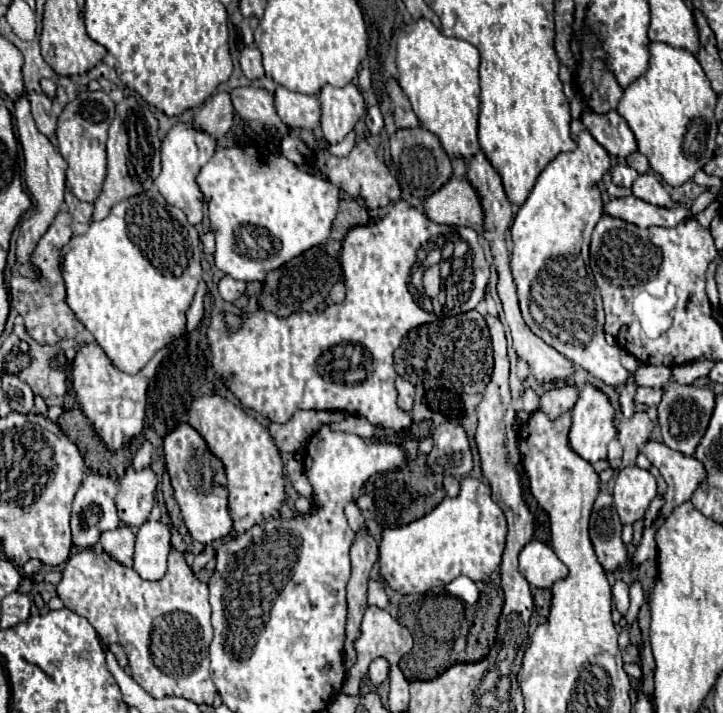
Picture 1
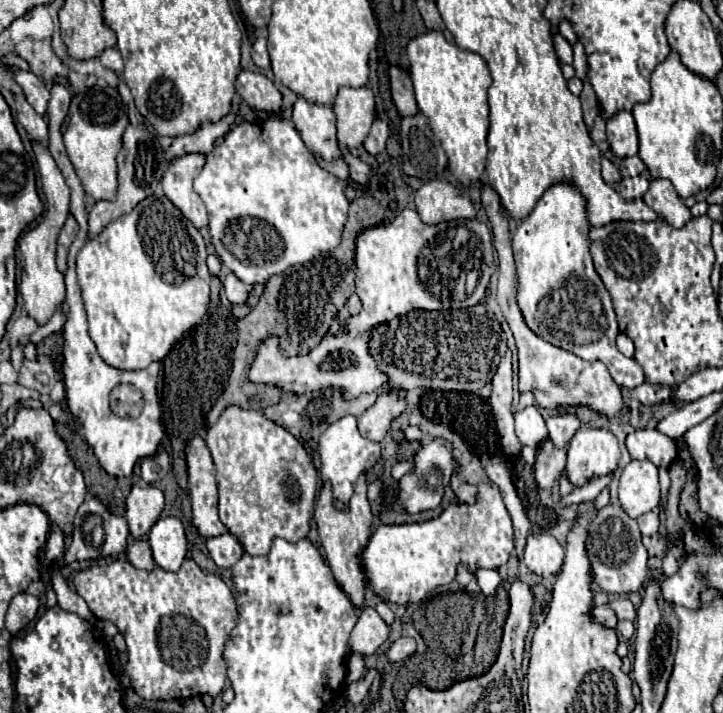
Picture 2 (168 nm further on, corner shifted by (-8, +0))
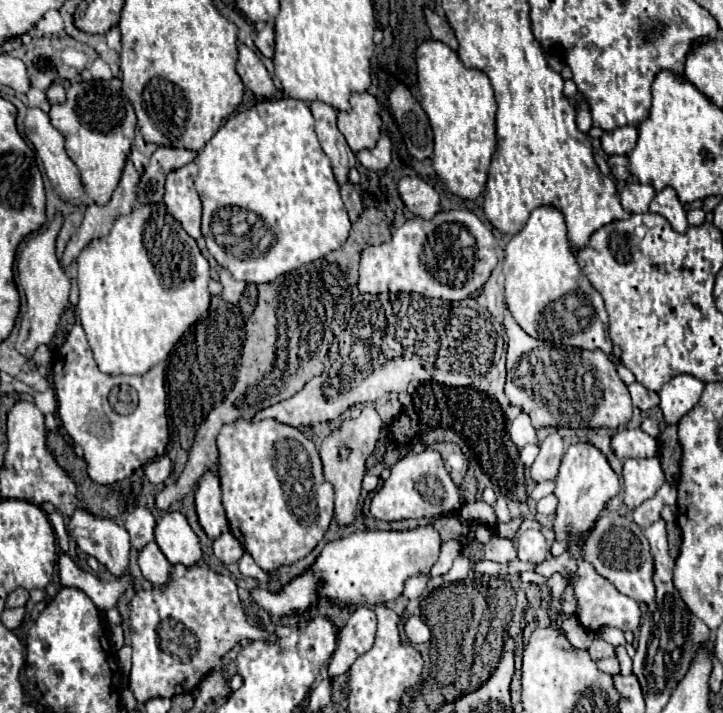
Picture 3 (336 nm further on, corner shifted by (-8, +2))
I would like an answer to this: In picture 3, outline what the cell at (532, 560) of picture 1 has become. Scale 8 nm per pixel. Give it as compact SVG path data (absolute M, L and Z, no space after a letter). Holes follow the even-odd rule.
M528 528L528 530L520 532L516 550L518 550L518 558L522 562L532 562L532 564L544 562L550 556L550 544L546 542L544 534L536 528Z

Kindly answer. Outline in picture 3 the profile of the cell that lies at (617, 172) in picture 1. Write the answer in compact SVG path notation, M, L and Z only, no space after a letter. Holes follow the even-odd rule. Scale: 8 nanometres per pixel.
M628 182L624 186L624 190L620 192L620 200L622 200L622 208L630 214L640 214L640 212L648 212L648 206L654 198L656 190L650 184L640 184L640 182Z

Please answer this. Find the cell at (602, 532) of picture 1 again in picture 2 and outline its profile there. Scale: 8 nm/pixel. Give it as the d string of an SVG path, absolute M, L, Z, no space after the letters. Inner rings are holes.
M608 504L598 510L590 524L586 540L588 558L592 562L594 584L598 584L608 594L642 594L644 582L648 580L648 554L642 546L638 524L630 518L618 504Z

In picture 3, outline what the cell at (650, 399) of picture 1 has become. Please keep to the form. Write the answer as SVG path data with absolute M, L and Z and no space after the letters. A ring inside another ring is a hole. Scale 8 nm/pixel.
M638 382L630 384L628 390L630 390L630 394L632 394L632 402L634 402L634 406L638 406L640 410L650 410L650 408L654 408L654 406L660 404L658 394L646 390L646 388L644 388L642 384L638 384Z

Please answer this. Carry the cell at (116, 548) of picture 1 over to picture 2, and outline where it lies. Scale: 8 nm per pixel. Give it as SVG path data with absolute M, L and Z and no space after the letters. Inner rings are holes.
M144 538L132 540L132 542L126 546L126 556L128 556L128 560L130 560L136 568L142 568L142 570L152 570L152 568L154 568L152 550L148 550L148 542L146 542Z

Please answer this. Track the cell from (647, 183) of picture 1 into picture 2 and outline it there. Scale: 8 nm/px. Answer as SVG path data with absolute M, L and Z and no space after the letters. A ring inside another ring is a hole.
M652 180L648 192L644 194L644 202L676 228L682 228L692 218L688 206L668 180Z

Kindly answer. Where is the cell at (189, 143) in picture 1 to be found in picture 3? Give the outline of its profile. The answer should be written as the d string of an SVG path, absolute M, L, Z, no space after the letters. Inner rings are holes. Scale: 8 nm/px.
M194 162L170 172L166 178L166 194L164 204L168 212L182 224L182 228L194 238L200 238L200 216L202 204L194 190L194 178L198 174L198 166Z

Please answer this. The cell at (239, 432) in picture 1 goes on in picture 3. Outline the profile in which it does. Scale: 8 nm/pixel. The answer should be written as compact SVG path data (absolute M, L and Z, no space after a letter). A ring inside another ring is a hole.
M236 420L220 430L218 450L222 502L230 522L230 532L234 534L234 538L238 538L242 548L250 552L256 564L266 572L290 566L308 556L324 538L334 516L334 488L322 474L322 462L314 442L308 440L298 428L276 420Z

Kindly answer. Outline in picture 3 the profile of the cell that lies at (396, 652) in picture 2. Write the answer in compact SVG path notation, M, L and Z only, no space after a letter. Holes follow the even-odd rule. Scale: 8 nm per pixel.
M412 614L412 616L406 618L404 630L406 630L408 640L414 642L414 644L422 644L422 642L430 640L430 630L428 630L428 626L424 624L424 620L418 614Z

